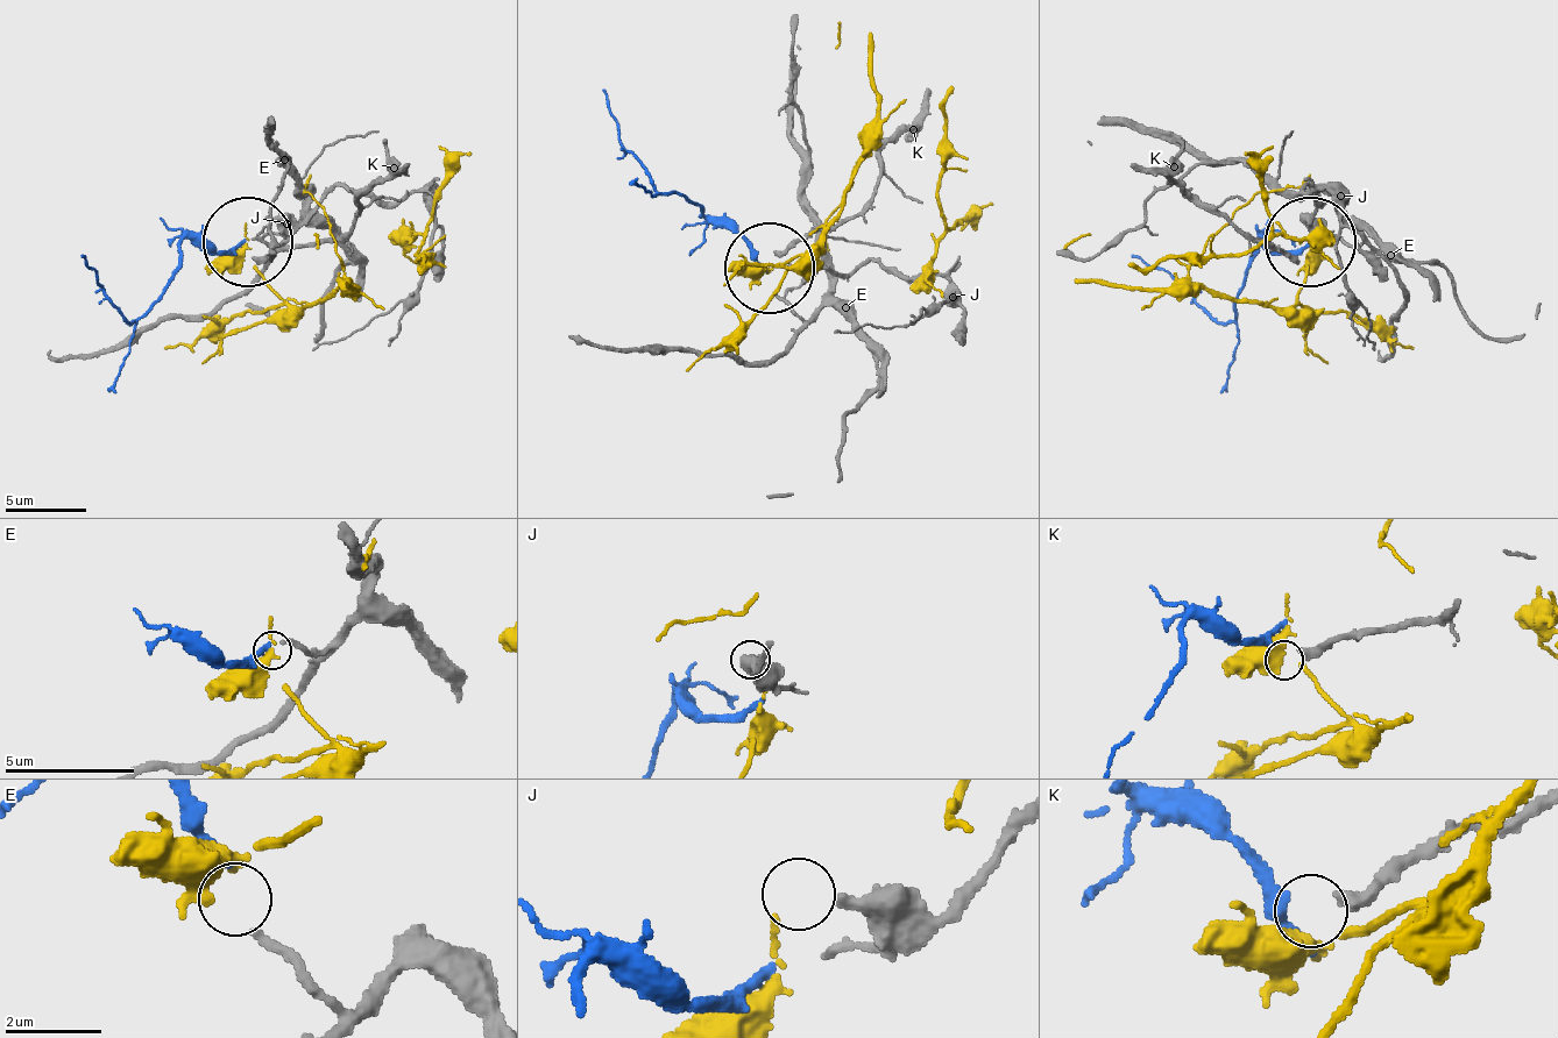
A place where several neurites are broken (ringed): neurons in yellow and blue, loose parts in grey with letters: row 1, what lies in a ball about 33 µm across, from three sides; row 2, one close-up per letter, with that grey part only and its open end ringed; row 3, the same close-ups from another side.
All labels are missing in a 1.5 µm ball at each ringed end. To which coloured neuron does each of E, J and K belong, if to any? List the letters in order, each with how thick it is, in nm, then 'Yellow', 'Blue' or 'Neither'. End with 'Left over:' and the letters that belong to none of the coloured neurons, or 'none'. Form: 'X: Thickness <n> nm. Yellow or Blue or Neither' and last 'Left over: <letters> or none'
E: Thickness 190 nm. Blue
J: Thickness 340 nm. Neither
K: Thickness 320 nm. Neither
Left over: J, K

